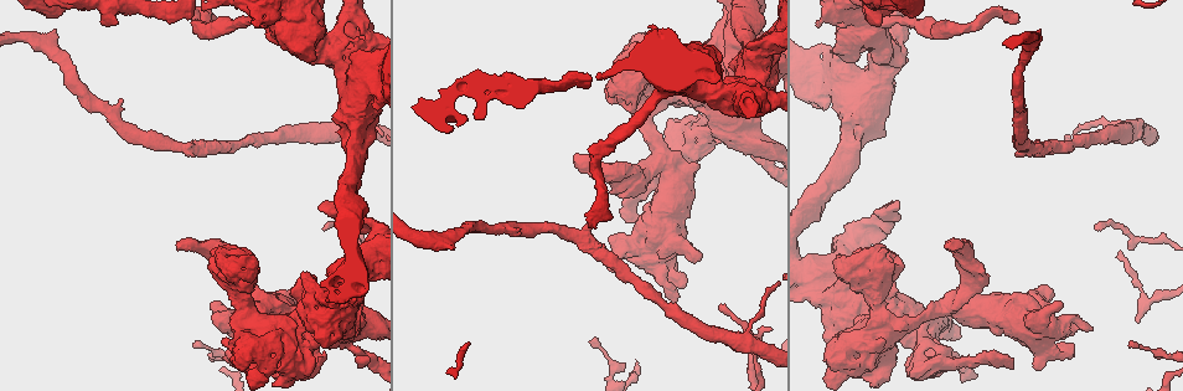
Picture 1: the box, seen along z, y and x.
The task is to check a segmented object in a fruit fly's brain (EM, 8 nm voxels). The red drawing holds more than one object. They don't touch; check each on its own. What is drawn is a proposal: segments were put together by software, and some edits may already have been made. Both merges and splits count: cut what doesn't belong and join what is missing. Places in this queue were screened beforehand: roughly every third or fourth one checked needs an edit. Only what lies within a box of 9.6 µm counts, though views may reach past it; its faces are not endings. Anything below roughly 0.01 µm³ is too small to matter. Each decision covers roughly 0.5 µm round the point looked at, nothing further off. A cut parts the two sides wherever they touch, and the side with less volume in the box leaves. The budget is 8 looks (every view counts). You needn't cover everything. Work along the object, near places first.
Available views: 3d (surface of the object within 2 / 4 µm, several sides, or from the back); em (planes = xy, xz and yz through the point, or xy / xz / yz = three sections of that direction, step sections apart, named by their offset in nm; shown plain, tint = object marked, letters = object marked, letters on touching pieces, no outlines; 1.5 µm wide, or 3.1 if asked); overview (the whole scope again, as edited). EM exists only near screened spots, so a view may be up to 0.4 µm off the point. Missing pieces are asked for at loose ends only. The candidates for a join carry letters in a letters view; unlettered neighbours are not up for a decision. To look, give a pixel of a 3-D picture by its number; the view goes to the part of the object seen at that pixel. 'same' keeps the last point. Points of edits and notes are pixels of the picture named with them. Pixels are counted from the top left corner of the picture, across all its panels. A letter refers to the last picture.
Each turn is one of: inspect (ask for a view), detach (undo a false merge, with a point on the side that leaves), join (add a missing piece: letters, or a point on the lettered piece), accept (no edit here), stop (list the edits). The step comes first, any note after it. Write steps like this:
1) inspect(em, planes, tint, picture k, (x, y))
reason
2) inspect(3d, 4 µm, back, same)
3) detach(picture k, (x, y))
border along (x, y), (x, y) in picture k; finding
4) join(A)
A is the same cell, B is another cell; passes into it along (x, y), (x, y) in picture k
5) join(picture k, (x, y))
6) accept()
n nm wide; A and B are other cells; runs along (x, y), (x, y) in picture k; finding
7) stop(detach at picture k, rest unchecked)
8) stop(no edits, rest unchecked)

inspect(3d, 2 µm, back, picture 1, (323, 230))
thin end

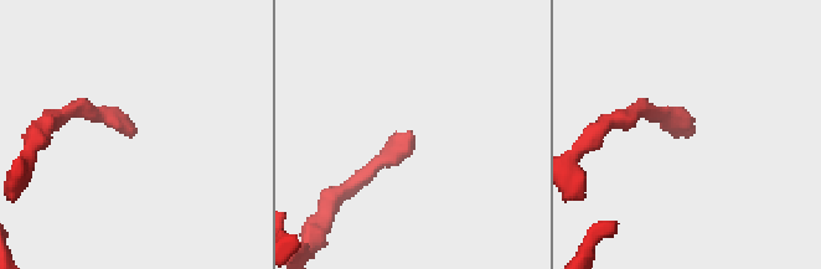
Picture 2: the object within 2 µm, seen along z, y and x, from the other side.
inspect(em, yz, step 8, tint, picture 2, (694, 133))

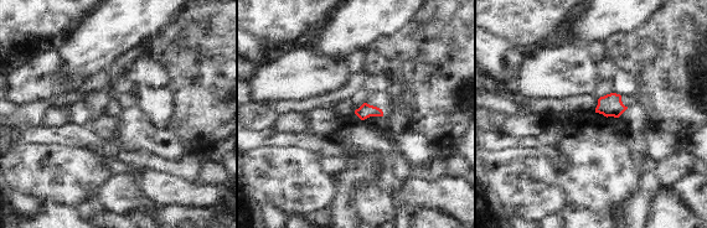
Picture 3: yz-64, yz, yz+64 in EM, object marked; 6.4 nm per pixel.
inspect(em, planes, letters, same)
cut it another way

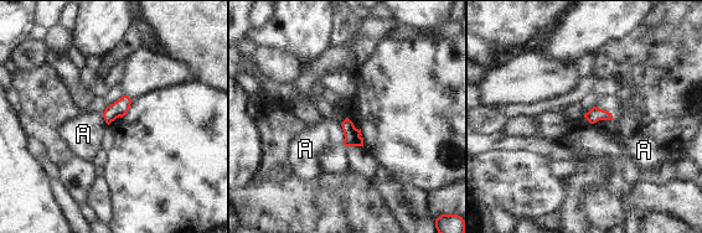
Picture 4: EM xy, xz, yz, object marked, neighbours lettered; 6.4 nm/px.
accept()
90 nm wide; A touches over 150 nm; A is another cell; none of them fits

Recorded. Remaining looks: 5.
inspect(3d, 4 µm, picture 1, (952, 307))
four-way junction

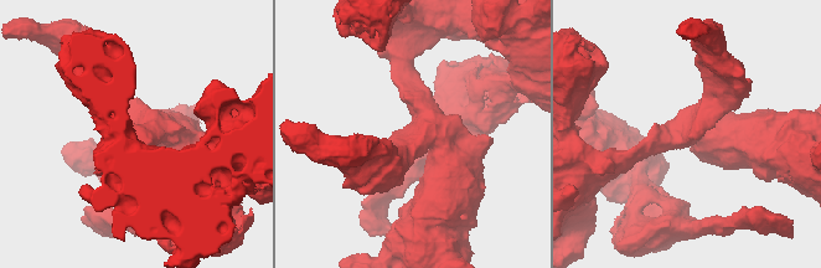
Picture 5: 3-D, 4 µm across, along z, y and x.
inspect(em, xy, step 8, tint, picture 5, (686, 131))
shape alone is not enough

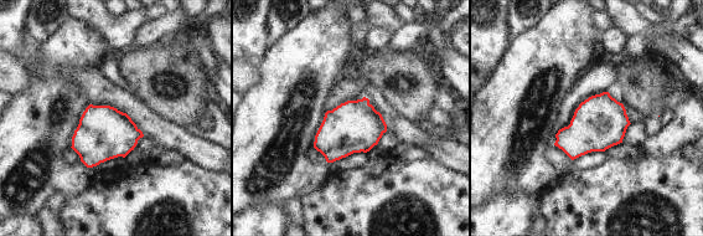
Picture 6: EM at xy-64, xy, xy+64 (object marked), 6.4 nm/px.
inspect(em, planes, letters, same)
cut it another way

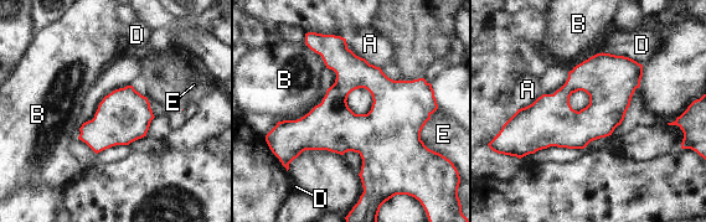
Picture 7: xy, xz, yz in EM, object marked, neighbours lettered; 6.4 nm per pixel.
accept()
A, B, D and E are other cells; runs along (639, 67), (588, 118), (515, 118) in picture 7; all the same neuron

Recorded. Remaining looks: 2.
inspect(em, planes, letters, picture 1, (1012, 369))
branch stops here

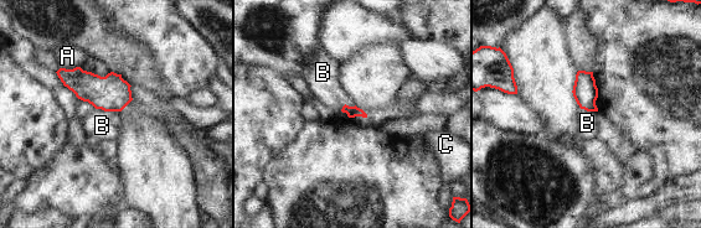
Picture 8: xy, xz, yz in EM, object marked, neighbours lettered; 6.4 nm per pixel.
accept()
A, B and C are other cells; border along (355, 104), (345, 104), (340, 110) in picture 8; none of them fits

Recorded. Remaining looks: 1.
stop(no edits, rest unchecked)

